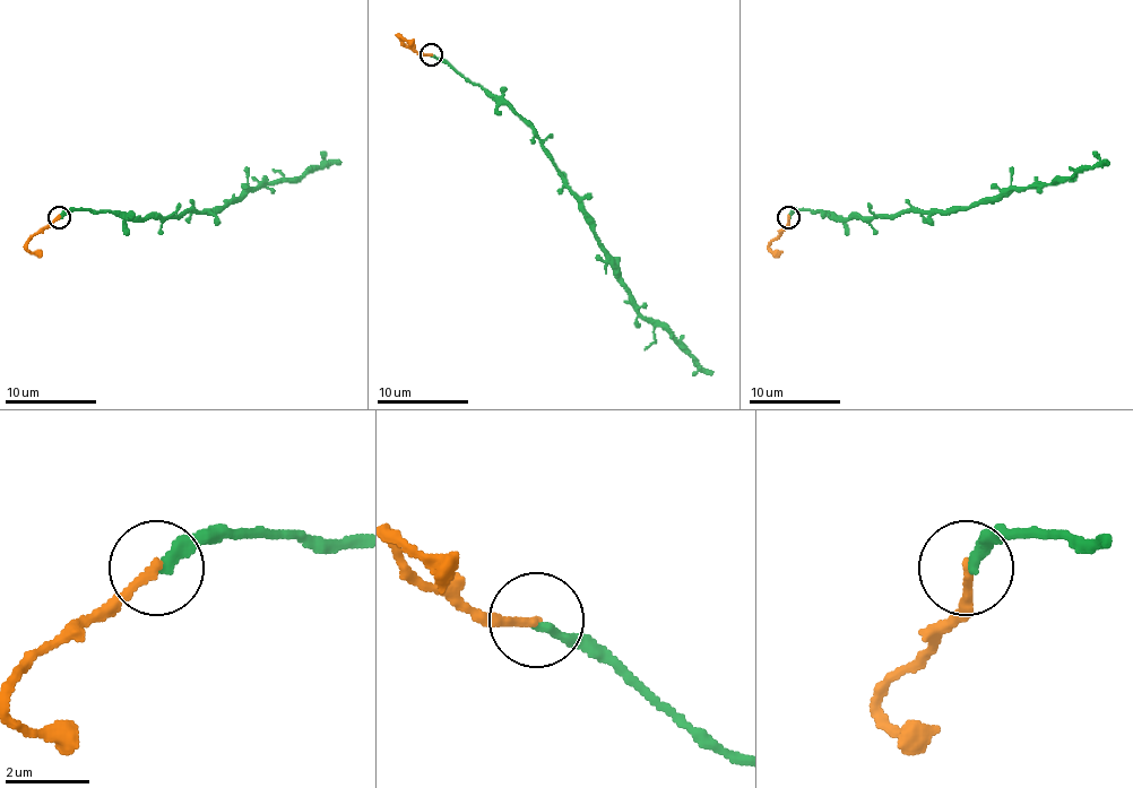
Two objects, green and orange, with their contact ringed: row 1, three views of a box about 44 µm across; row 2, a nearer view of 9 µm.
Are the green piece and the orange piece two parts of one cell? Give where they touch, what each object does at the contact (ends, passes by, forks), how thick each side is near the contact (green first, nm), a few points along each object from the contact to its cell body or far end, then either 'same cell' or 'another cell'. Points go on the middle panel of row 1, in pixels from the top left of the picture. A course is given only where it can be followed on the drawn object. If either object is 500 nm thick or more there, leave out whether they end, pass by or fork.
(431, 54) | green ends | orange ends | 260/200 nm | green via (431, 54), (502, 98), (532, 128), (558, 173), (578, 200), (630, 303), (643, 318), (655, 320), (712, 374) | orange via (431, 54), (413, 52), (397, 36), (413, 43) | same cell

